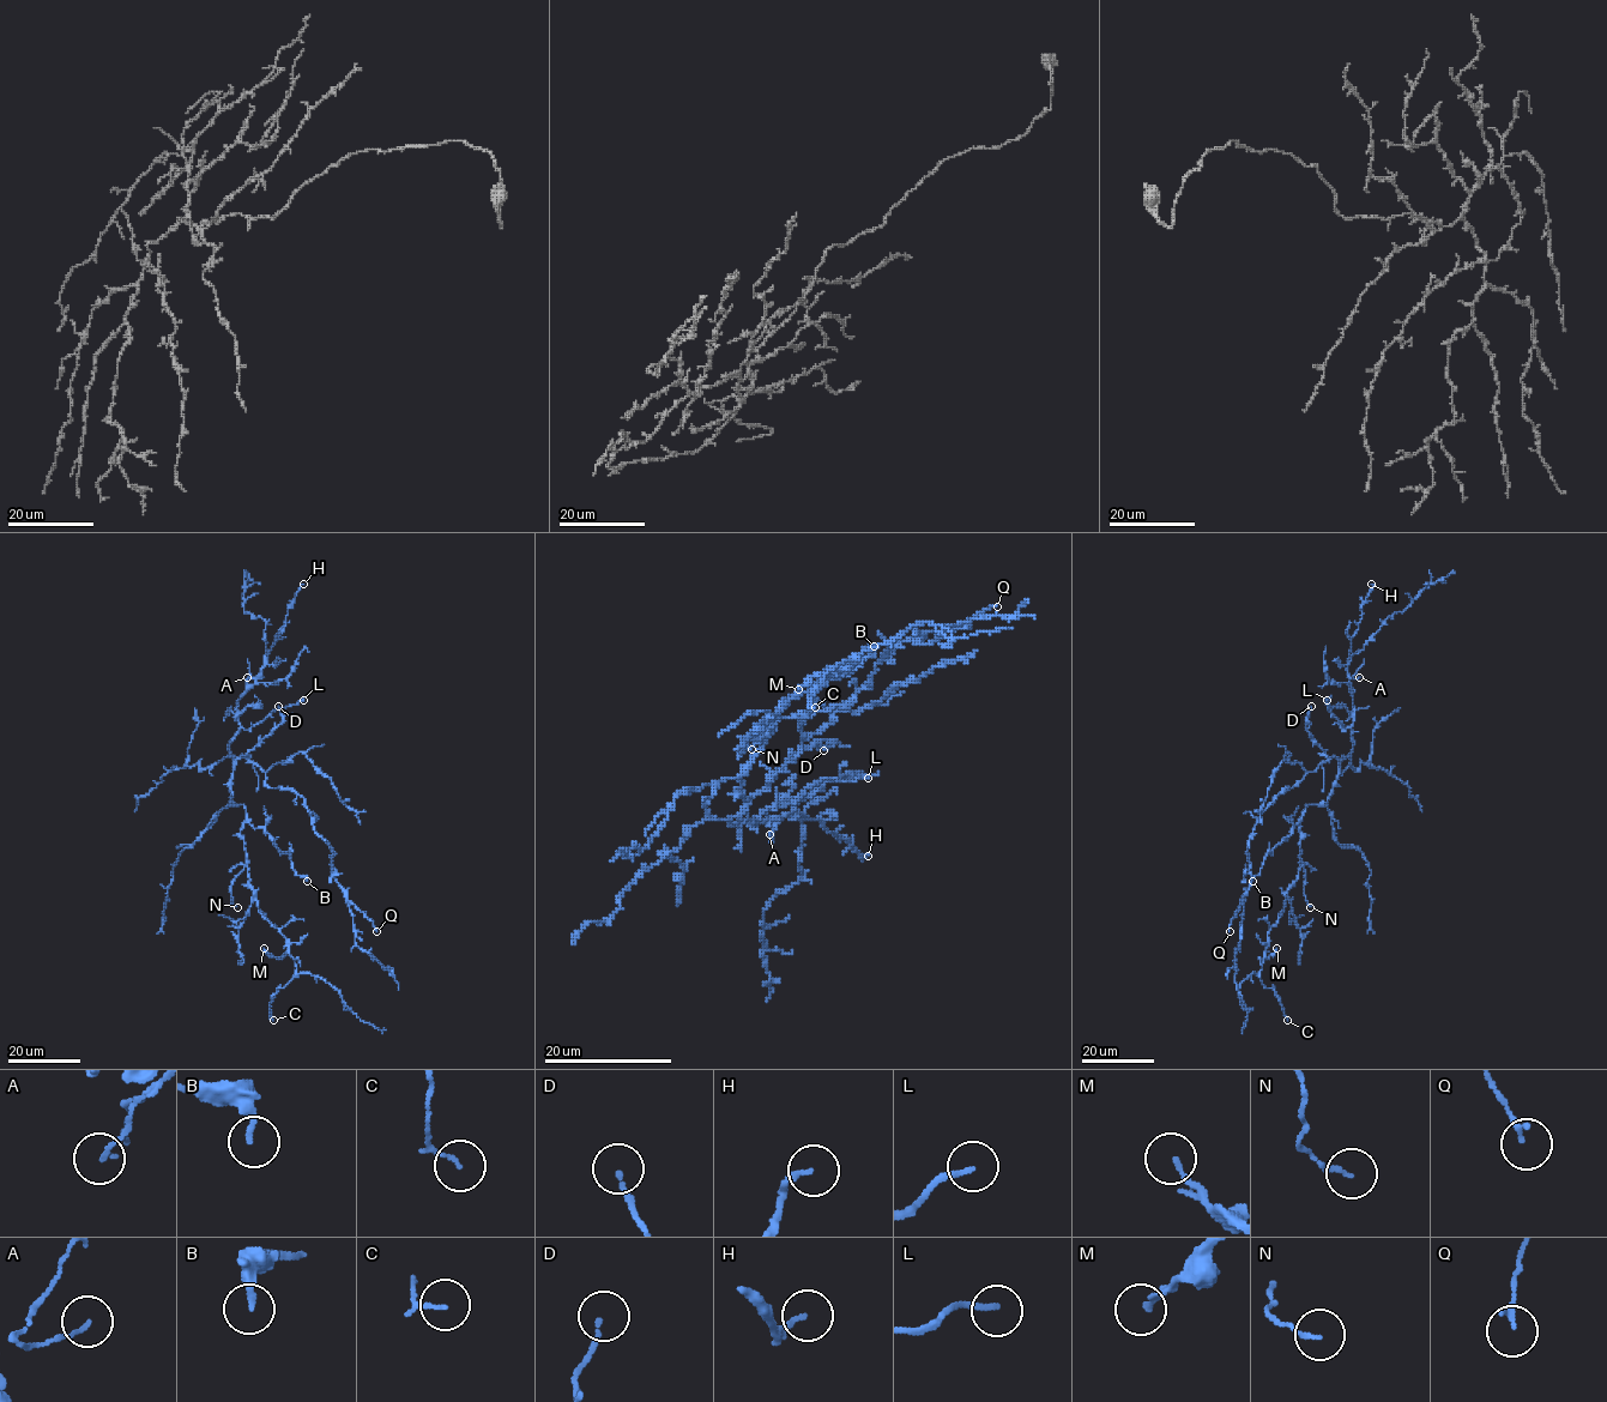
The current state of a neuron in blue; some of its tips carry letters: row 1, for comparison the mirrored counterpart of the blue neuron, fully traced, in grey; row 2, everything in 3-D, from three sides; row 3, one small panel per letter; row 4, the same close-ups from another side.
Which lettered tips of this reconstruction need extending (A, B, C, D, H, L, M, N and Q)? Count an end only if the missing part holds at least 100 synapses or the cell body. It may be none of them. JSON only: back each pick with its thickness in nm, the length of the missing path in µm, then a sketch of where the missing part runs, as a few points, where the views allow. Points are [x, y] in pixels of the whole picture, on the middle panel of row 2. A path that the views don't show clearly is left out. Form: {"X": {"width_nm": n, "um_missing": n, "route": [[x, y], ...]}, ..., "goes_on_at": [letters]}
{"L": {"width_nm": 170, "um_missing": 60, "route": [[868, 778], [938, 742], [954, 721], [960, 684], [920, 658], [924, 648], [946, 663], [935, 654]]}, "goes_on_at": ["L"]}

